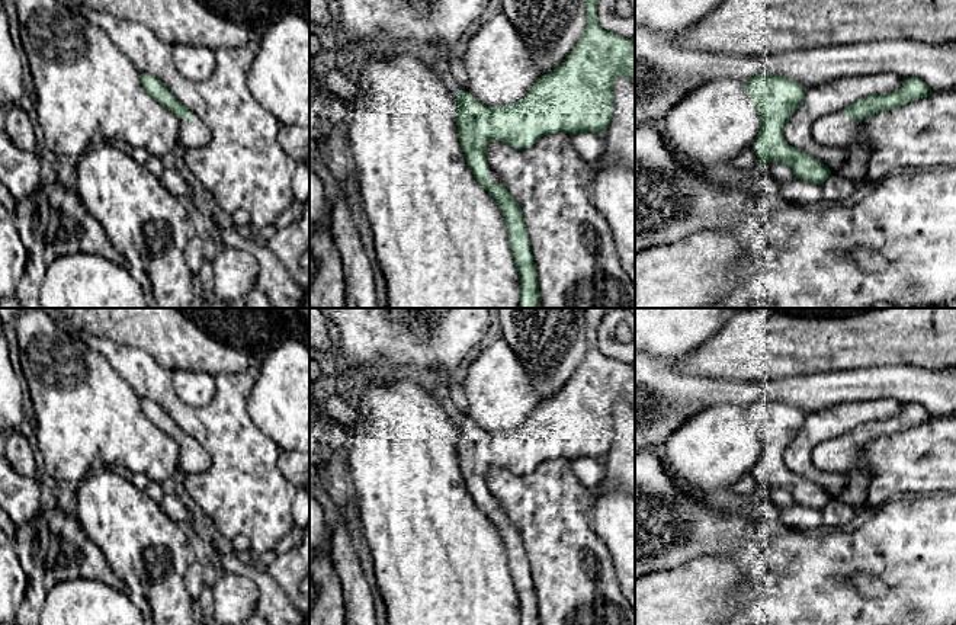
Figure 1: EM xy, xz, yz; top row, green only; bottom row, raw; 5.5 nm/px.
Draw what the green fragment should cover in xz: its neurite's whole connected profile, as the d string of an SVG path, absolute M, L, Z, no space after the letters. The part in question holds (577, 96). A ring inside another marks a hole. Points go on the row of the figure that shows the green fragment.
M586 0L587 26L571 54L551 73L536 80L529 93L509 105L487 106L465 90L458 90L456 126L465 160L477 179L497 202L509 231L509 244L520 276L520 308L540 308L538 273L533 262L530 240L519 203L501 185L500 176L488 167L485 147L491 141L501 141L513 148L529 148L539 138L561 131L597 132L607 129L613 113L613 84L623 74L635 84L635 39L607 32L599 23L599 0Z

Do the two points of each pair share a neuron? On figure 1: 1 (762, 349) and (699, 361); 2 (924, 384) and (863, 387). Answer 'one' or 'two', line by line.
1: one
2: one

